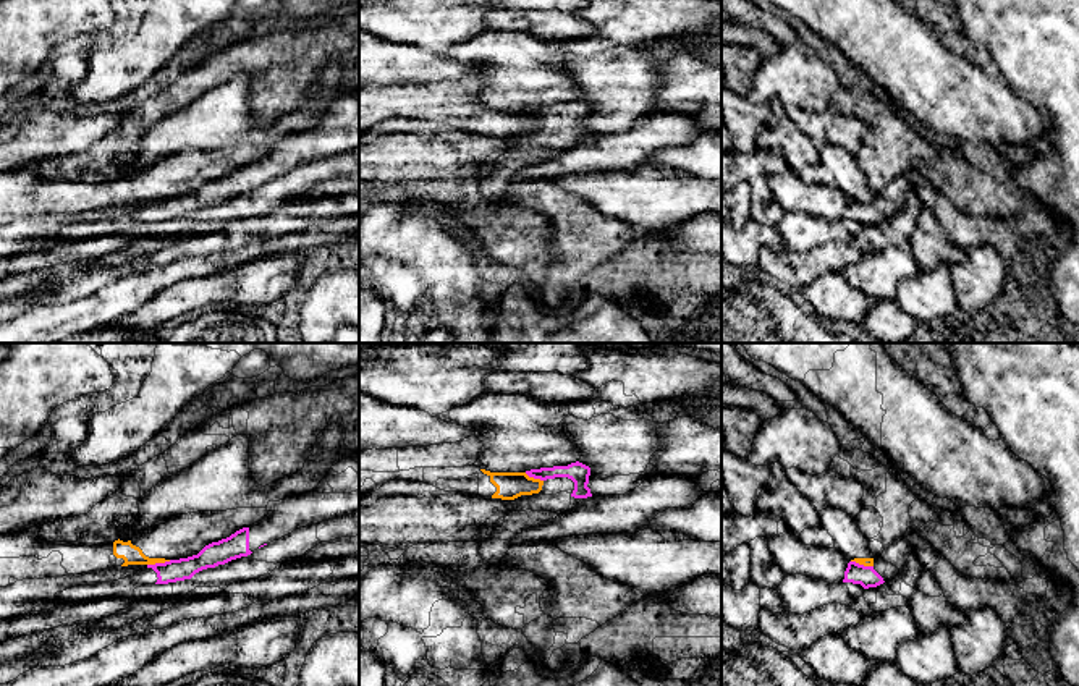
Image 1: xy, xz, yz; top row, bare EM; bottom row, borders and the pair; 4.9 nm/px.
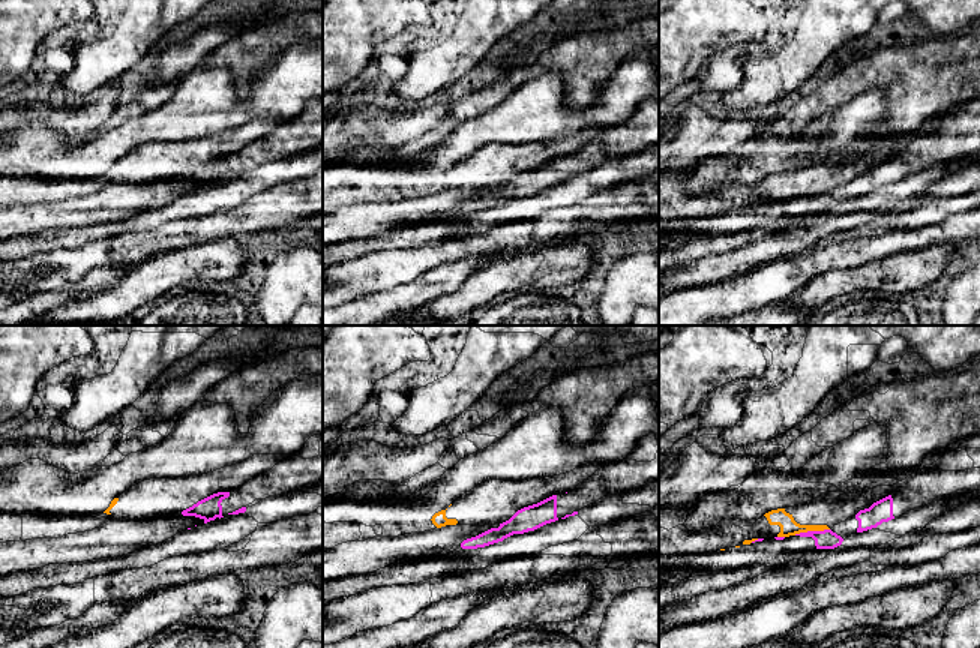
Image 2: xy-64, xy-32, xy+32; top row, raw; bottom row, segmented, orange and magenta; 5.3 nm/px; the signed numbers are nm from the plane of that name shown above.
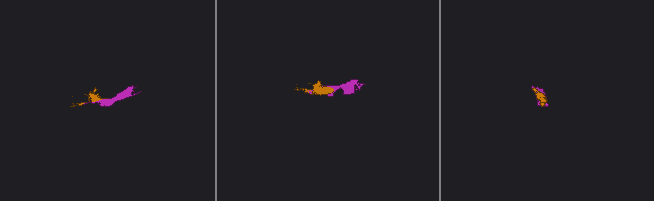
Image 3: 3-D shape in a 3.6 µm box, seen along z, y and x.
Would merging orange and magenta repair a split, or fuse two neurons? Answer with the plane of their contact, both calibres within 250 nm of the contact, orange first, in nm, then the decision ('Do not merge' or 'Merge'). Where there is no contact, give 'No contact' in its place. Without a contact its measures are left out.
Touches orange in xy. Thickness 100 nm (orange) against 110 nm. Do not merge

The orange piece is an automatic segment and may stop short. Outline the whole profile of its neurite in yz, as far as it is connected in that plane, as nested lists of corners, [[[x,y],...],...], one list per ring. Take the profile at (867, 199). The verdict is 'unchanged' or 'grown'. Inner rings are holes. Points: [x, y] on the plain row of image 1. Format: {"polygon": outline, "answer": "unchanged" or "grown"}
{"polygon": [[[827,146],[819,149],[820,163],[833,175],[835,186],[848,197],[864,204],[874,204],[874,191],[869,178],[861,170],[856,155],[848,150]]], "answer": "grown"}

